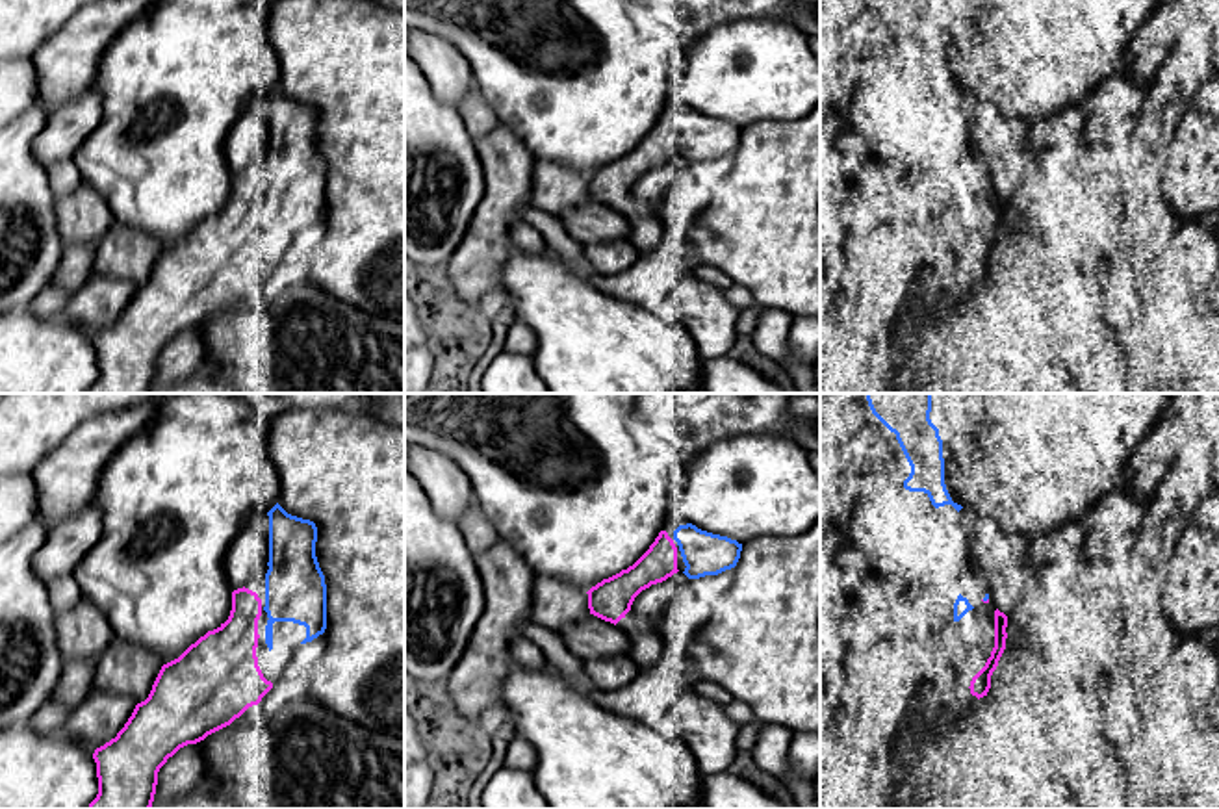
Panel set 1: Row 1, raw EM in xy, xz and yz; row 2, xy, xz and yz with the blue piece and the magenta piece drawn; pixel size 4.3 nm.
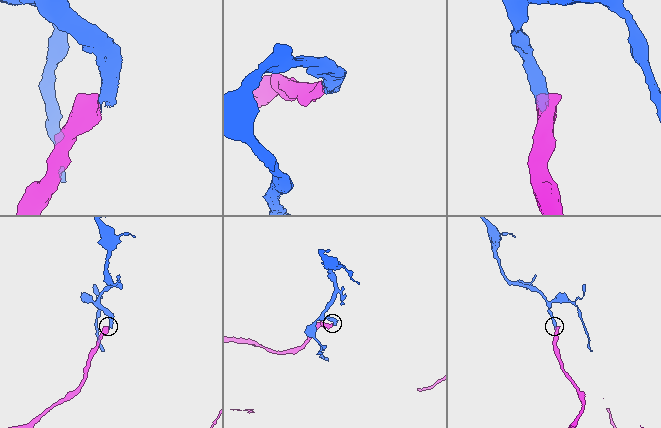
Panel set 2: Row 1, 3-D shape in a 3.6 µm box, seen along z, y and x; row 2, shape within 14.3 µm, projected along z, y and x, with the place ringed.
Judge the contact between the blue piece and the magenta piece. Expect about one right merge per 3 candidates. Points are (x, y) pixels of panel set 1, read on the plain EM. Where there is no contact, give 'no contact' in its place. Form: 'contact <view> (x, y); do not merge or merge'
contact yz (984, 184); merge

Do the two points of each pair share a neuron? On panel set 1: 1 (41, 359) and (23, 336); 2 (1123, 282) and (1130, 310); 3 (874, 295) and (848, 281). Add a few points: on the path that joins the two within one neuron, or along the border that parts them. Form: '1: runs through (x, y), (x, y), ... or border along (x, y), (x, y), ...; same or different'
1: runs through (36, 353), (25, 342); same
2: runs through (1123, 290), (1123, 303); same
3: border along (861, 281), (861, 301), (850, 331); different

